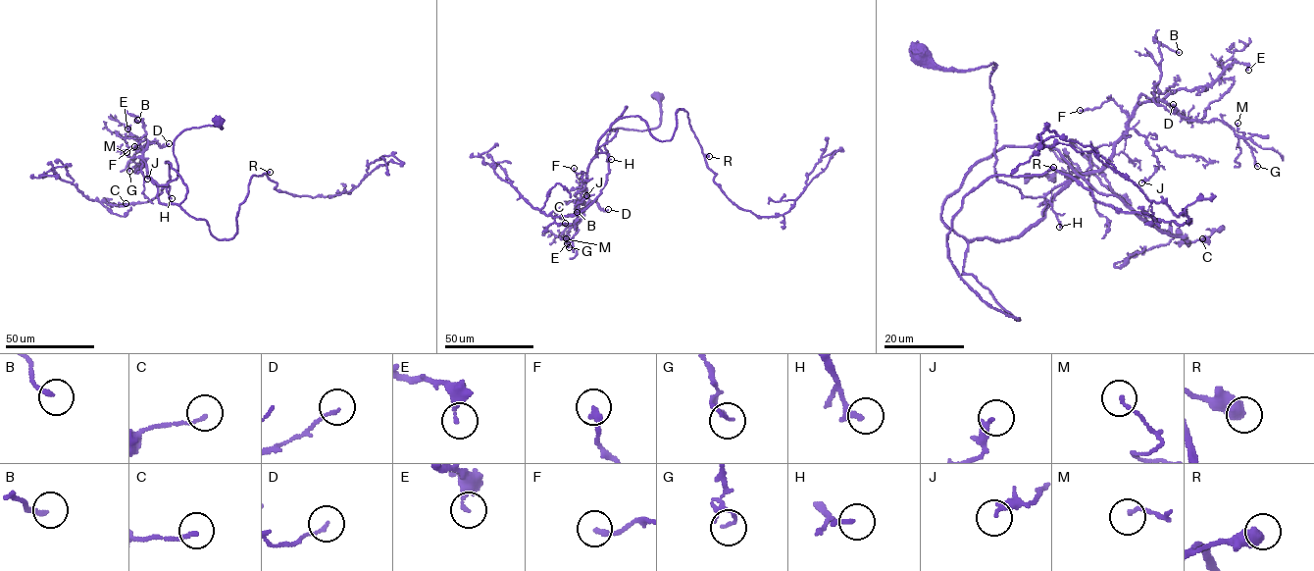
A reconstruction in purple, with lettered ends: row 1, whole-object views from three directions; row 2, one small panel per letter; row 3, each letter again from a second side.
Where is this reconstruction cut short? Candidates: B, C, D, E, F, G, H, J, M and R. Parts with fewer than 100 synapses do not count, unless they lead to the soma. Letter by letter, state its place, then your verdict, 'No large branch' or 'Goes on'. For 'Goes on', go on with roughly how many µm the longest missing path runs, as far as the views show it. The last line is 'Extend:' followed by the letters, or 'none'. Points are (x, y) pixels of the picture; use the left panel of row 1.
B: Place: (137, 120). No large branch
C: Place: (126, 203). No large branch
D: Place: (169, 143). No large branch
E: Place: (127, 129). No large branch
F: Place: (134, 146). No large branch
G: Place: (129, 171). No large branch
H: Place: (172, 198). No large branch
J: Place: (147, 179). No large branch
M: Place: (126, 152). No large branch
R: Place: (270, 172). No large branch
Extend: none

